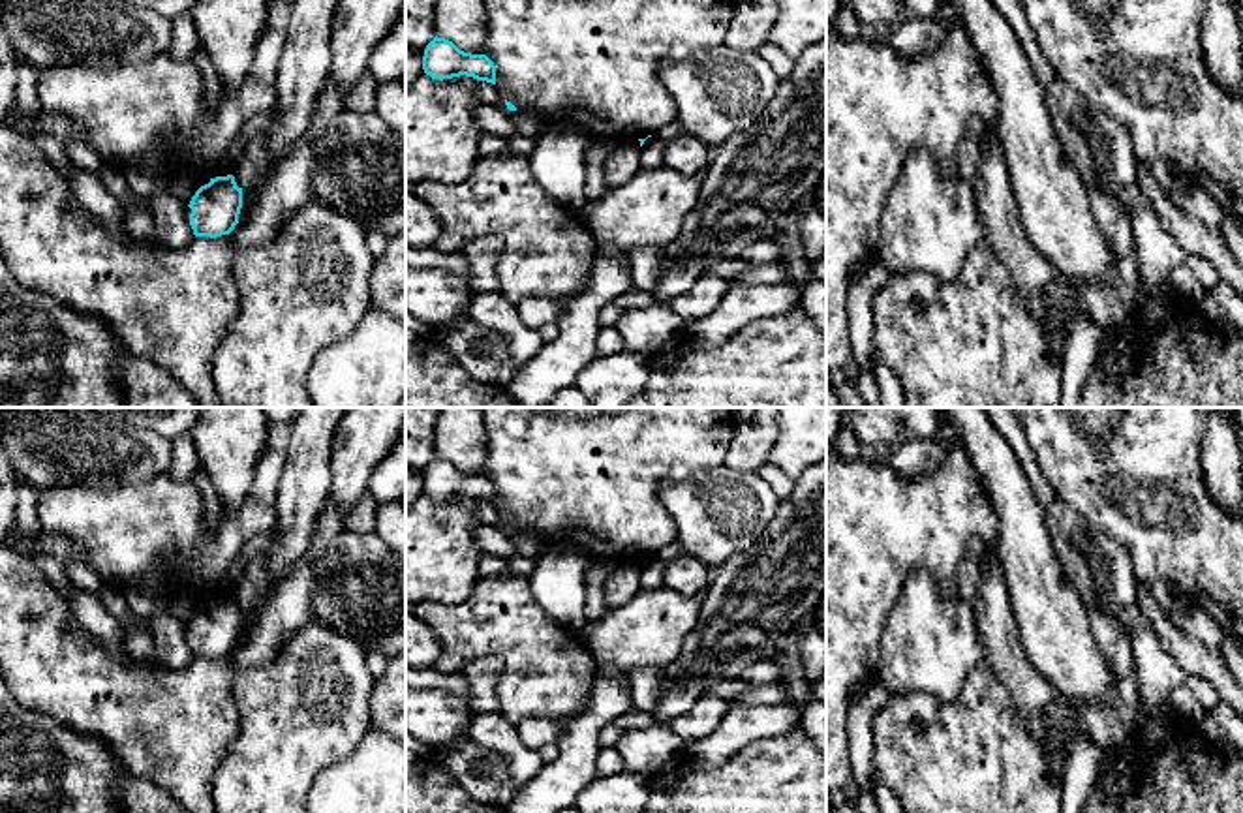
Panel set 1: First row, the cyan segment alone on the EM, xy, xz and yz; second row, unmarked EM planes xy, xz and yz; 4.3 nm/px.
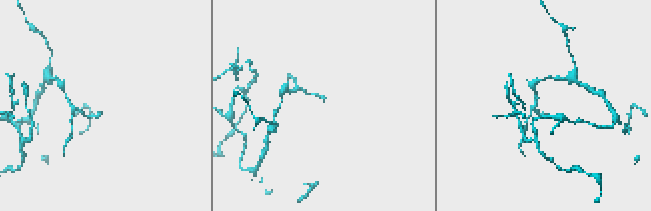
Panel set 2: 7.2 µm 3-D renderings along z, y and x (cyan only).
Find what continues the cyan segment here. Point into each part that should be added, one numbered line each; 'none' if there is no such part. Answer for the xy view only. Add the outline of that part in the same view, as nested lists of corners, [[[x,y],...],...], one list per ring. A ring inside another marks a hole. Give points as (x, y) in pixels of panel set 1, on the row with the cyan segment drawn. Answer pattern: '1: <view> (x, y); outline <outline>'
none

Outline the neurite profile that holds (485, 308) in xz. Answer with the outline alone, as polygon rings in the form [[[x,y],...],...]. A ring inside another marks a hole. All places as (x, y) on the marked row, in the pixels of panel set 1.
[[[498,291],[473,293],[468,304],[468,317],[507,340],[514,370],[522,370],[543,347],[539,330],[528,329],[518,315],[516,304]]]

